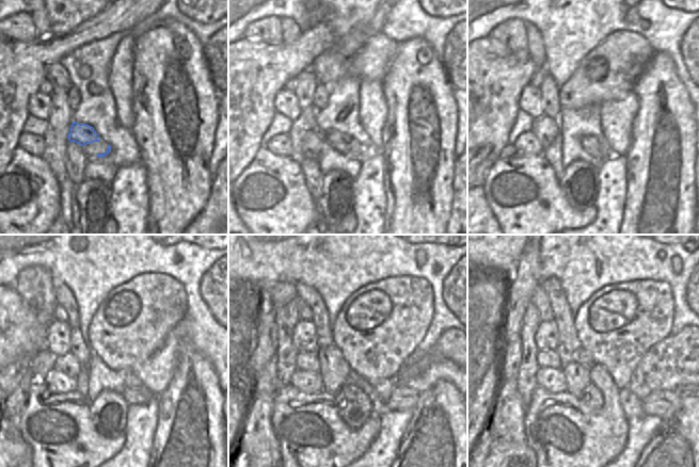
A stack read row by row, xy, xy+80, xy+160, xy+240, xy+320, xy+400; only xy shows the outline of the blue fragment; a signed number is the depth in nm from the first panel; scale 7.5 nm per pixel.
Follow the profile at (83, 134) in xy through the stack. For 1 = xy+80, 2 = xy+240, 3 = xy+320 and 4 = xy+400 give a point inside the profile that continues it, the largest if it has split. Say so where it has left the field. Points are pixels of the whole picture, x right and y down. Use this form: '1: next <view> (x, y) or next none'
1: next xy+80 (344, 143)
2: next xy+240 (141, 396)
3: next xy+320 (401, 399)
4: next xy+400 (664, 404)

